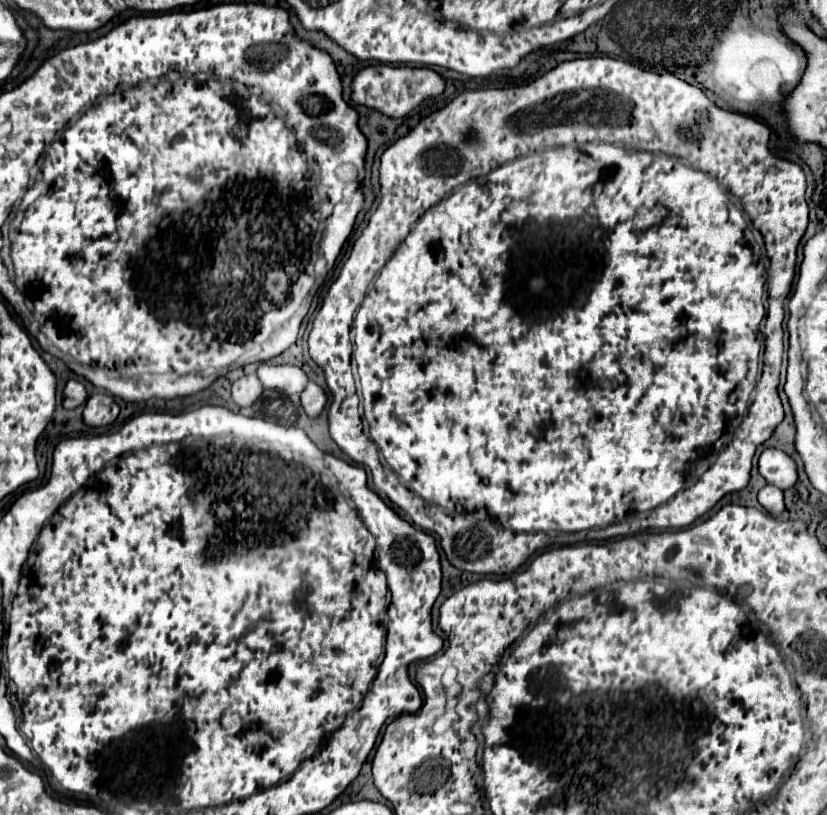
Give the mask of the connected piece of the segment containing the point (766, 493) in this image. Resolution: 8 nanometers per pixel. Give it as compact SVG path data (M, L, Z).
M767 484L765 488L759 490L759 502L773 516L779 516L783 512L783 508L785 508L783 492L777 486L773 486L773 484Z

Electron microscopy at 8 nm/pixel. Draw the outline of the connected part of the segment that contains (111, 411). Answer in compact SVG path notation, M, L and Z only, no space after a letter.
M93 394L83 410L83 420L89 426L107 426L119 416L119 404L111 394Z

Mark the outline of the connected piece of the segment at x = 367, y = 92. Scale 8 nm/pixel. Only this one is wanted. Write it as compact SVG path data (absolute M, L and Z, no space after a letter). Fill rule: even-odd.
M373 64L353 76L349 98L351 98L351 102L377 110L389 118L405 118L409 112L417 110L425 100L435 98L443 92L445 92L445 80L431 68Z

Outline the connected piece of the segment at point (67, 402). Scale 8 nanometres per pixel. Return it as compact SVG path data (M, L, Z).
M69 380L65 390L63 390L63 408L77 408L85 404L87 400L87 390L79 380Z

